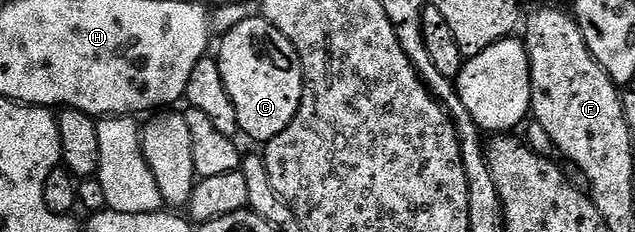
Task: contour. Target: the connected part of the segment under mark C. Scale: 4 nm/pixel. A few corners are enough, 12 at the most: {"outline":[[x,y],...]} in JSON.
{"outline":[[261,16],[222,35],[240,131],[266,144],[297,116],[303,65]]}

